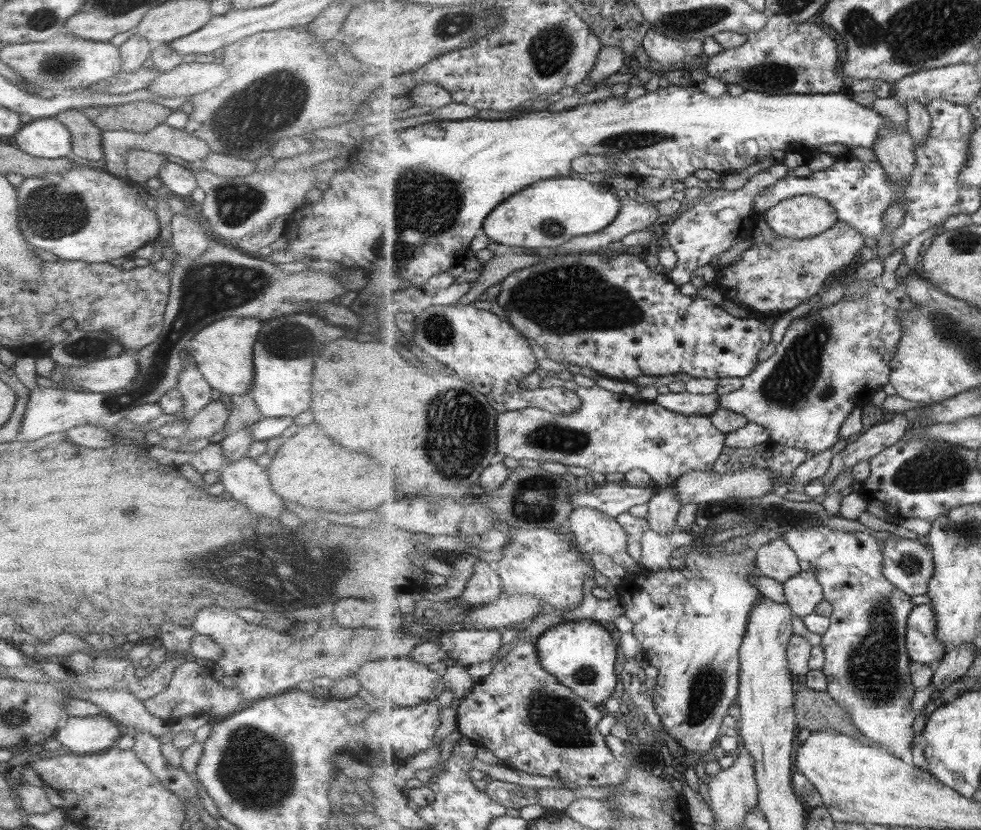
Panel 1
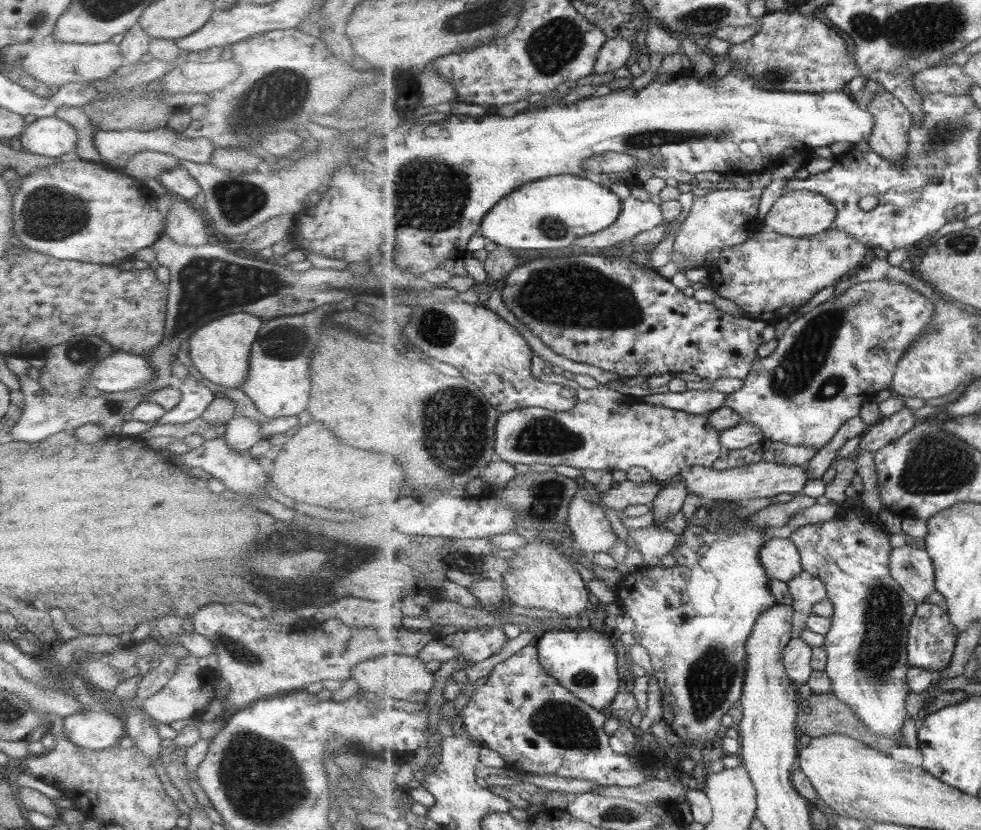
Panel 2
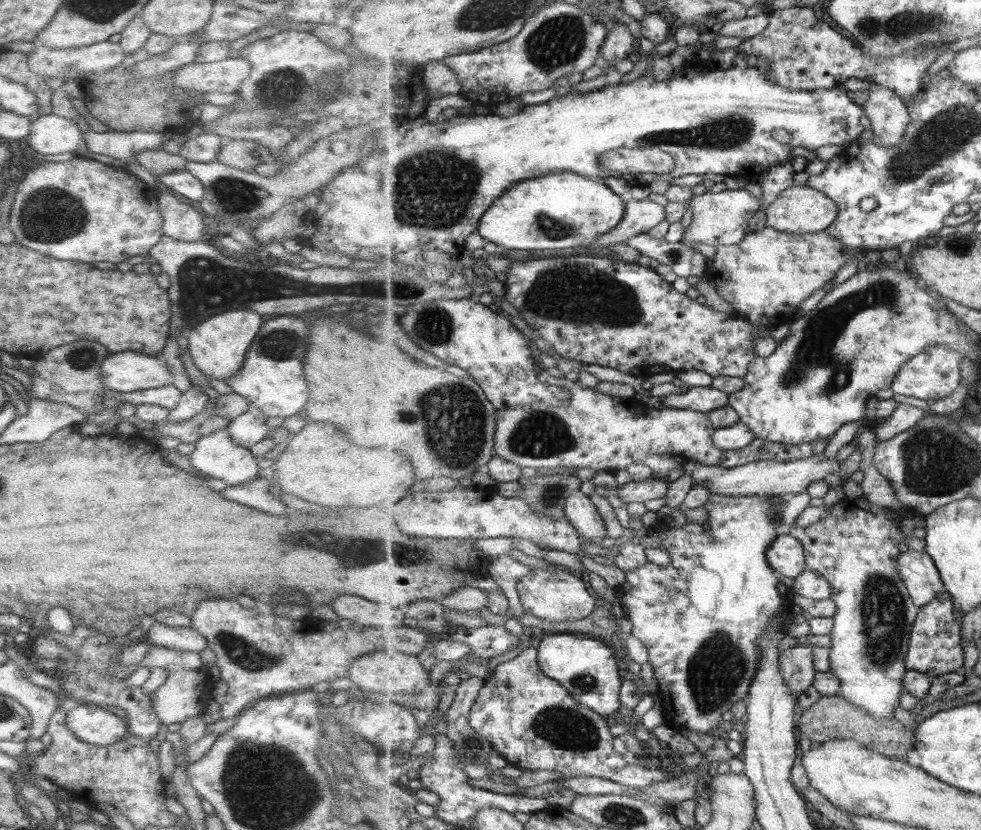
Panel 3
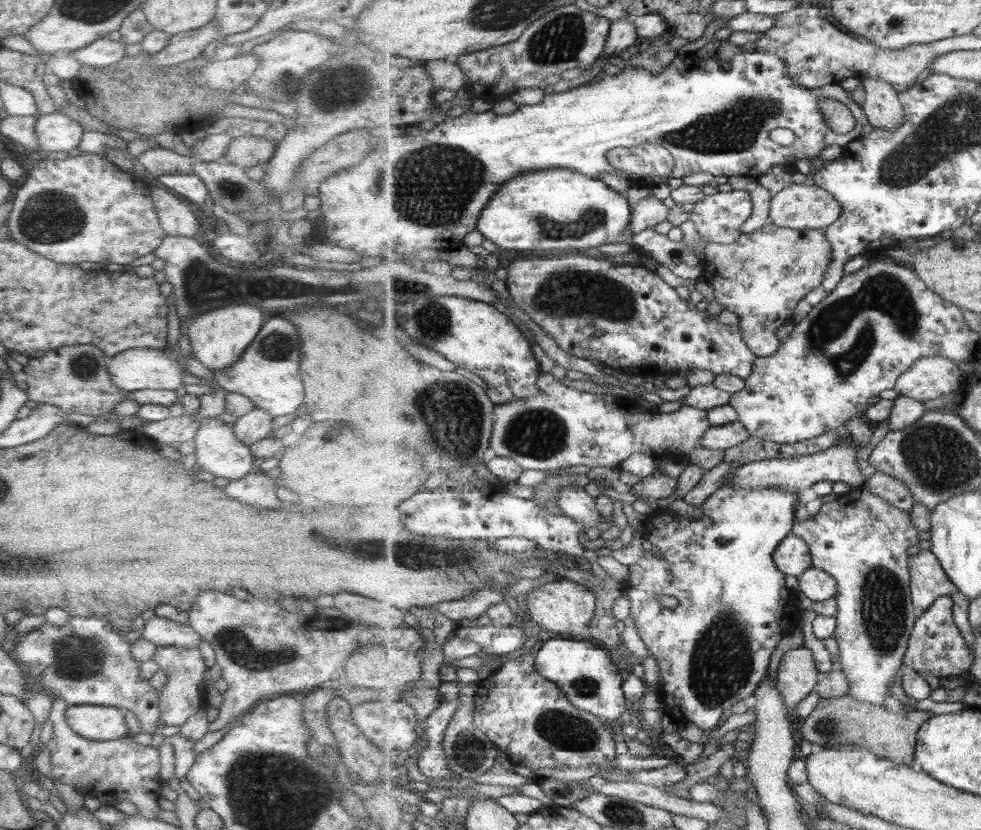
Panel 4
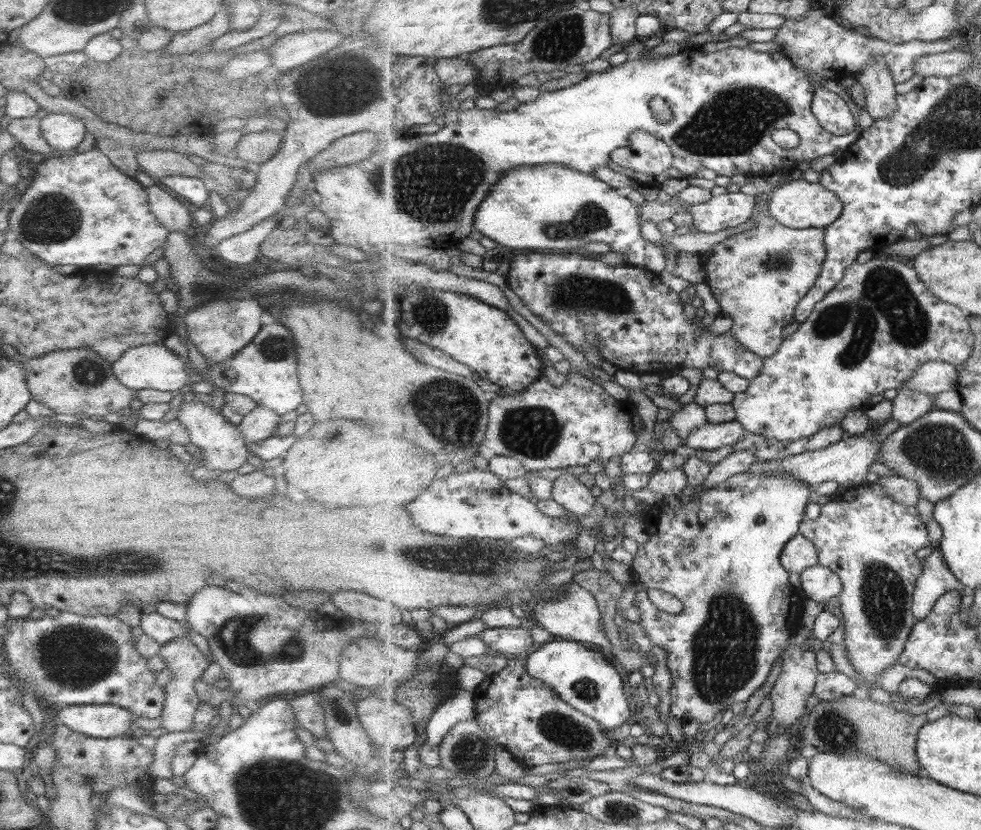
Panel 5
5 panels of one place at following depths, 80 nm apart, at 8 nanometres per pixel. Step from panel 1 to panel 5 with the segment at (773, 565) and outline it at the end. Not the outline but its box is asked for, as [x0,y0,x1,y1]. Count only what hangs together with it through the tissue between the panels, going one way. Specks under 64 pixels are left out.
[780,534,820,574]

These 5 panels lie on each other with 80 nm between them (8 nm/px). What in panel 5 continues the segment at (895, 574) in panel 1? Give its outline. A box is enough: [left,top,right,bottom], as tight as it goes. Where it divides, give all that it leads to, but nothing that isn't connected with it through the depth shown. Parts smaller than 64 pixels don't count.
[912,549,965,620]

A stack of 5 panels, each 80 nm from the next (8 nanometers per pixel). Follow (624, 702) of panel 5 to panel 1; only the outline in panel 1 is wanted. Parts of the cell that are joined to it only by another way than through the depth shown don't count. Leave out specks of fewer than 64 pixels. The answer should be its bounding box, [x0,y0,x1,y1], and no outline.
[535,619,620,704]

